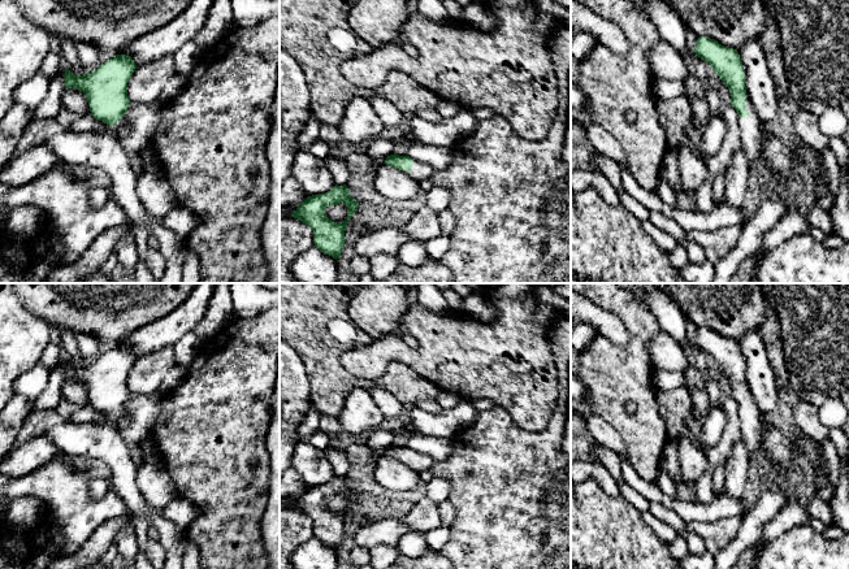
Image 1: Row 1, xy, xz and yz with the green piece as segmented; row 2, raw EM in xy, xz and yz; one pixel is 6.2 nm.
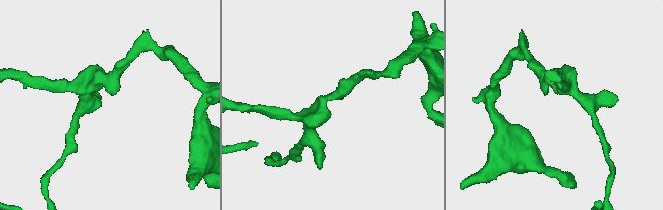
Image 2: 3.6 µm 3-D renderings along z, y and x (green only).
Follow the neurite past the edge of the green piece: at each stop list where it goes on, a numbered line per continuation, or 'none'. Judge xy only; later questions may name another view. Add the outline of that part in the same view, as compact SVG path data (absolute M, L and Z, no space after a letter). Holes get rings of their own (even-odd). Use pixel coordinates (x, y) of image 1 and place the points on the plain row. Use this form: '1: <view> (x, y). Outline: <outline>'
1: xy (116, 420). Outline: M122 408L116 416L113 416L113 417L111 418L111 421L109 421L108 425L111 425L112 427L114 427L117 431L120 431L120 429L121 429L121 422L122 422L124 416L125 416L125 411L124 411L124 408Z

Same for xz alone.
1: xz (420, 463). Outline: M413 451L412 460L404 464L420 474L423 472L429 472L434 460L426 455Z

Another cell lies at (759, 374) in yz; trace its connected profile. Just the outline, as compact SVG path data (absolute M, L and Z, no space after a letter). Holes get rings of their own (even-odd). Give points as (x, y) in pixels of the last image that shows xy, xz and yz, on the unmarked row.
M758 329L745 333L737 343L744 356L746 385L761 417L767 420L779 401L777 382L767 348Z

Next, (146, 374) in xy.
M165 347L137 359L127 374L130 392L148 395L157 391L164 377L176 365L174 347Z

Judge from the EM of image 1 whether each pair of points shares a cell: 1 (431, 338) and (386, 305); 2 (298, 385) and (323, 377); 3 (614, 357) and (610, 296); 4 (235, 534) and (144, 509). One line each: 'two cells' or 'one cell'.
1: two cells
2: two cells
3: one cell
4: two cells

